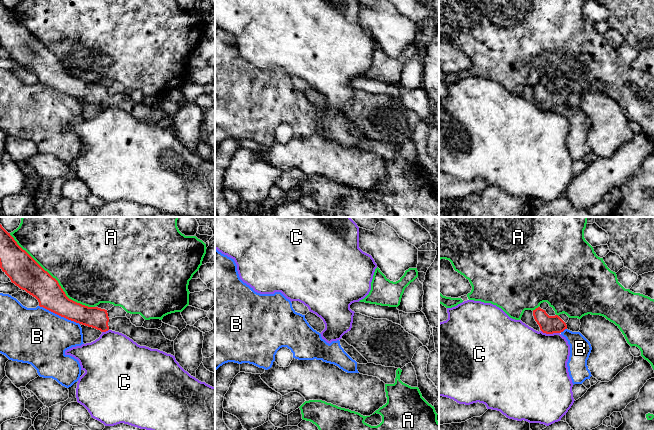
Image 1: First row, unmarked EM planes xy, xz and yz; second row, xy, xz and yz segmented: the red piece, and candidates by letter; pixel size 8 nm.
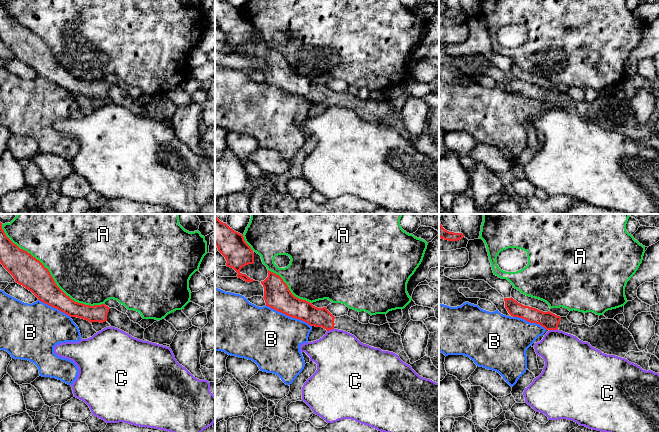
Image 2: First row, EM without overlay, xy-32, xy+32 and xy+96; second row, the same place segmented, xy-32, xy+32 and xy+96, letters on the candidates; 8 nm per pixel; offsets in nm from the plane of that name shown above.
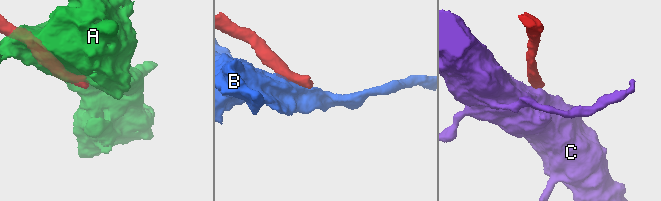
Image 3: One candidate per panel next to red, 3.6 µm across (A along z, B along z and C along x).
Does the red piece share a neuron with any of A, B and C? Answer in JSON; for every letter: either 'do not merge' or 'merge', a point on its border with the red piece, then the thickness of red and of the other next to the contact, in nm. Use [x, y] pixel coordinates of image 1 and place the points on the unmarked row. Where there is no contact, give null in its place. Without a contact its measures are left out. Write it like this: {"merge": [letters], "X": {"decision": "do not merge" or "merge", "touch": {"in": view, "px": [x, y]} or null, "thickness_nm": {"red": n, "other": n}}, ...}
{"merge": [], "A": {"decision": "do not merge", "touch": {"in": "xy", "px": [52, 53]}, "thickness_nm": {"red": 240, "other": 480}}, "B": {"decision": "do not merge", "touch": {"in": "xy", "px": [59, 91]}, "thickness_nm": {"red": 220, "other": 460}}, "C": {"decision": "do not merge", "touch": {"in": "yz", "px": [550, 109]}, "thickness_nm": {"red": 140, "other": 480}}}

